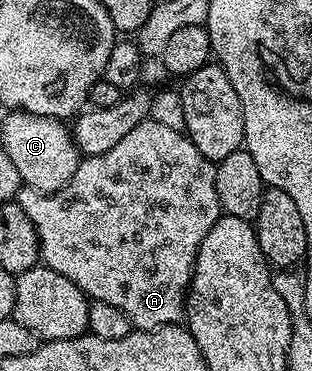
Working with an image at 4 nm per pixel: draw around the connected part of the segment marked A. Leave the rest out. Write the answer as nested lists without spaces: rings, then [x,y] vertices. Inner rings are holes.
[[[147,120],[136,124],[116,148],[83,157],[72,180],[55,194],[42,194],[22,185],[16,201],[36,228],[44,265],[68,276],[87,298],[119,309],[133,329],[155,330],[183,321],[198,249],[212,224],[223,217],[214,168],[215,163],[207,160],[183,131]]]

